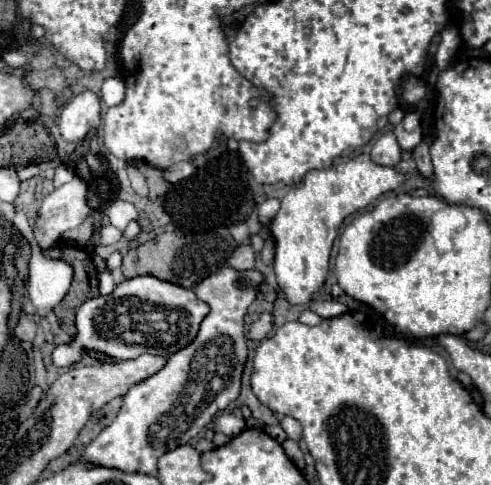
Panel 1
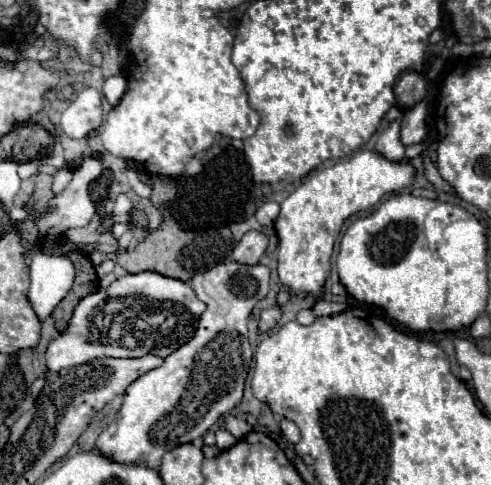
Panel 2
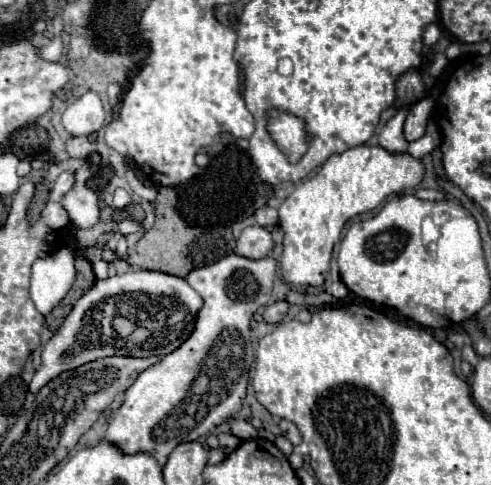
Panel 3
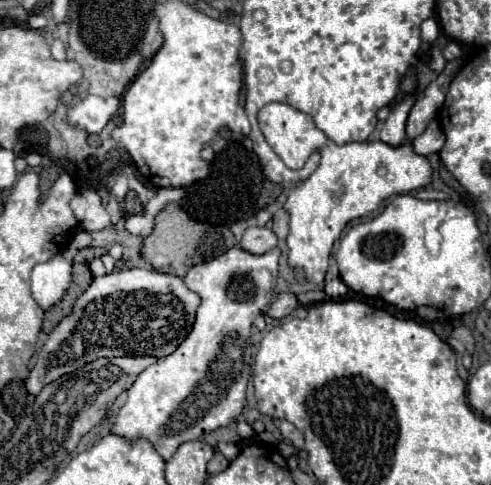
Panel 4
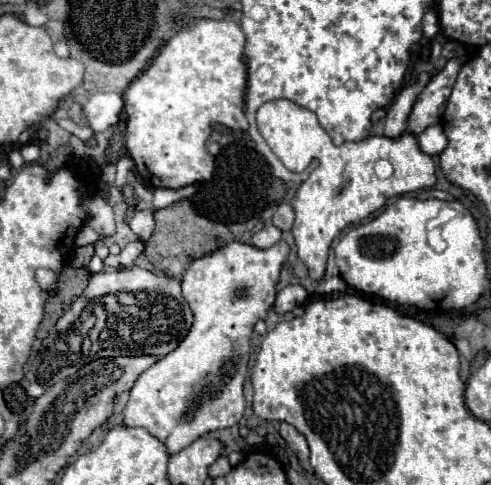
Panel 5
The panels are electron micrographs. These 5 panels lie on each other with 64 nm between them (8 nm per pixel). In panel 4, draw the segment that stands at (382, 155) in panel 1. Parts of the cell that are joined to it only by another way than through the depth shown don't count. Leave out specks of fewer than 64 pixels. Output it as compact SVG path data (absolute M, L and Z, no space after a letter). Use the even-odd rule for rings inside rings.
M406 96L388 116L388 120L384 122L384 128L380 132L380 140L388 146L402 146L402 144L408 144L408 138L406 138L406 118L408 118L408 112L414 104L414 96Z

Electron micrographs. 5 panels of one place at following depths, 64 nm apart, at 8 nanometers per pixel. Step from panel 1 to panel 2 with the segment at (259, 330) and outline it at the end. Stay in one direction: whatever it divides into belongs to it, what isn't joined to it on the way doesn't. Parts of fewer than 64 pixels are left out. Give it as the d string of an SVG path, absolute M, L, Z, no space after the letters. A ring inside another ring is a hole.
M274 306L274 308L268 308L268 310L262 310L260 314L260 320L258 320L258 330L260 332L268 332L276 326L276 322L280 320L280 308Z

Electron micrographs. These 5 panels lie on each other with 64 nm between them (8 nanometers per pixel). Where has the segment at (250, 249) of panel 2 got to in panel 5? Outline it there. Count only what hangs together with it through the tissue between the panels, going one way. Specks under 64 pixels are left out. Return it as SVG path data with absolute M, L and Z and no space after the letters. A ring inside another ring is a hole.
M264 226L262 230L258 230L258 232L252 234L252 238L248 240L248 244L254 246L254 248L264 250L264 248L270 248L276 242L280 242L280 238L282 238L282 232L276 226Z

